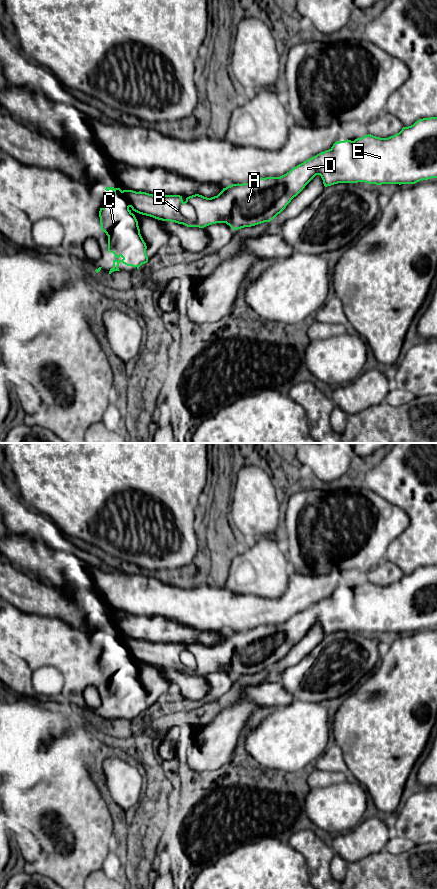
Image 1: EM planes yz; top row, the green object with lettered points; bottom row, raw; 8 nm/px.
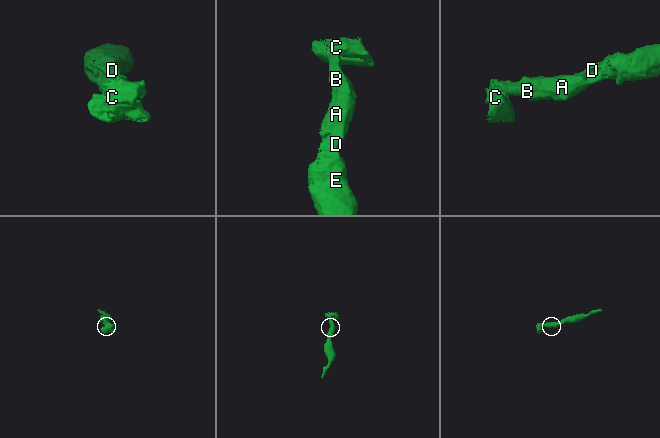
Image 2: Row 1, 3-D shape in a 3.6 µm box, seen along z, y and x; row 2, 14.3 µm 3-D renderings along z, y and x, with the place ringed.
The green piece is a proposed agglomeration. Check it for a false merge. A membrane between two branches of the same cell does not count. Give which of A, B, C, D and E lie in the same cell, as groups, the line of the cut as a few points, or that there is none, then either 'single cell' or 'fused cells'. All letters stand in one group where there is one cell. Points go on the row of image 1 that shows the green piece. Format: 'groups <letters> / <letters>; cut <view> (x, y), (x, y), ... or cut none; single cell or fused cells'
groups A B D E / C; cut yz (122, 191), (130, 206); fused cells

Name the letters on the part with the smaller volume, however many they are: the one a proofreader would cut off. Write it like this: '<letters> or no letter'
C

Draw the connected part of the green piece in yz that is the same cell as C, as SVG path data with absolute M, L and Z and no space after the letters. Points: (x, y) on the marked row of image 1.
M110 186L105 190L114 191L113 195L104 195L104 207L99 211L101 230L108 236L108 252L113 253L116 258L109 274L120 271L120 262L139 269L148 262L148 257L138 221L129 209L130 203L120 188Z

